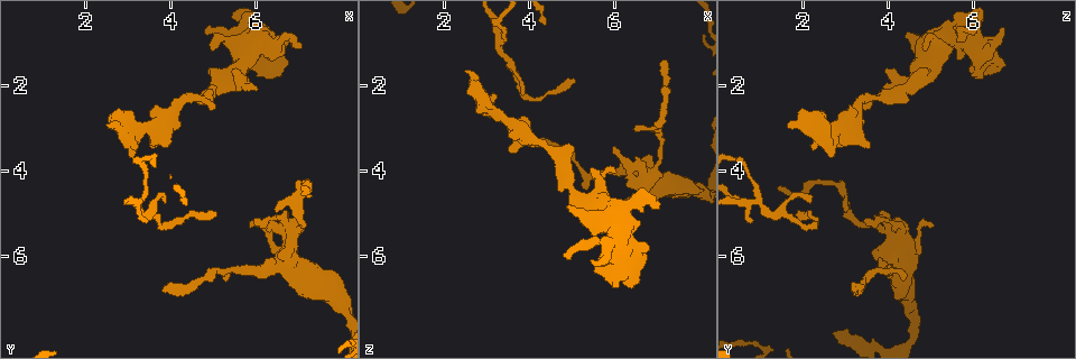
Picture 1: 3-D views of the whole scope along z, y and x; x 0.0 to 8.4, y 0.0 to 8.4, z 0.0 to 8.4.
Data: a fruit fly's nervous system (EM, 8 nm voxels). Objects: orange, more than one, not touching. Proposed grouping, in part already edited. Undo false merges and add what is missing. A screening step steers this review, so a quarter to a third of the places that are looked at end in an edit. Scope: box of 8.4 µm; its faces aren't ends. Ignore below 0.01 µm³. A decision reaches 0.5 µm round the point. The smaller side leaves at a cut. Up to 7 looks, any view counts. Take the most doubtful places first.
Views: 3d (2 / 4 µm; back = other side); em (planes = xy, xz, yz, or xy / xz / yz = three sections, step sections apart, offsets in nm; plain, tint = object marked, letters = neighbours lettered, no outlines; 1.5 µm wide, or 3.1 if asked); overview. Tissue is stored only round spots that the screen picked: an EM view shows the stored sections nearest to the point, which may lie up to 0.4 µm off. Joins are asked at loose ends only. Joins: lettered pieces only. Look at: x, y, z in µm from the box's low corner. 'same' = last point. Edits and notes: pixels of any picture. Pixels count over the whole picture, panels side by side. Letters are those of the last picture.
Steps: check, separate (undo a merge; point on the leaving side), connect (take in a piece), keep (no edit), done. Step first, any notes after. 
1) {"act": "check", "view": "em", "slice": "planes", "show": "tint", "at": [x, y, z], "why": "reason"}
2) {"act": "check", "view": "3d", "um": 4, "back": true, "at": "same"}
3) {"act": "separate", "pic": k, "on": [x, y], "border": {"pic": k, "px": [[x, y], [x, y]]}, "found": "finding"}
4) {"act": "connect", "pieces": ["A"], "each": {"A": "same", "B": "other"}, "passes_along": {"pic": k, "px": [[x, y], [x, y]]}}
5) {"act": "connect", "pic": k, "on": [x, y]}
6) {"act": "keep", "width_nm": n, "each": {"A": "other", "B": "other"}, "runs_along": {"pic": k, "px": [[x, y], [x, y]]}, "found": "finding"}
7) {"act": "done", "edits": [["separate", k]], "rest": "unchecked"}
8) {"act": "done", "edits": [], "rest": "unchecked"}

{"act": "check", "view": "3d", "um": 4, "at": [6.95, 5.30, 3.90], "why": "thick turns thin"}

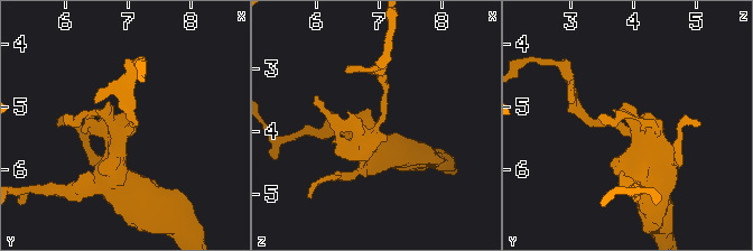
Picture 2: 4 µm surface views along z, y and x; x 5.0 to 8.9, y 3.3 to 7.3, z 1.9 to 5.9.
{"act": "check", "view": "em", "slice": "yz", "step": 4, "show": "tint", "at": [7.00, 5.35, 3.90], "why": "need the tissue"}

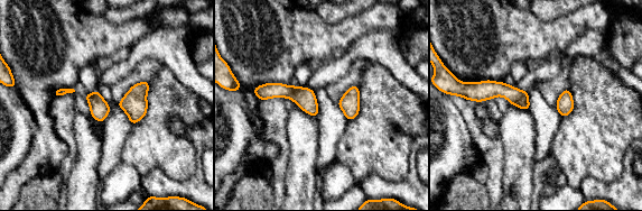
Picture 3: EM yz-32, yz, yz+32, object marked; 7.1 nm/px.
{"act": "check", "view": "em", "slice": "planes", "show": "letters", "at": "same"}

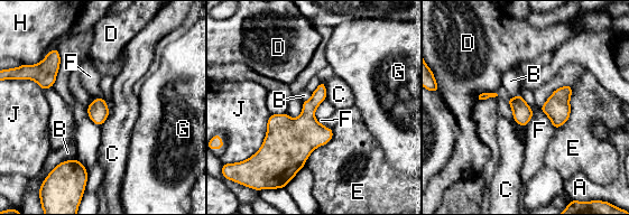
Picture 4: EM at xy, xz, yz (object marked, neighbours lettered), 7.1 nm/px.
{"act": "keep", "each": {"A": "other", "B": "other", "C": "other", "D": "other", "E": "other", "F": "other", "G": "other", "H": "other", "J": "other"}, "found": "continuous, no second neuron"}

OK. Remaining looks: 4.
{"act": "check", "view": "3d", "um": 4, "at": [3.80, 6.80, 3.20], "why": "tapers out"}

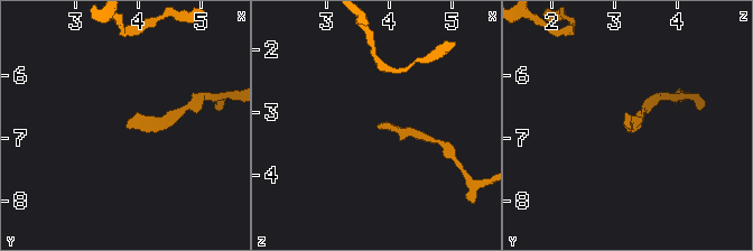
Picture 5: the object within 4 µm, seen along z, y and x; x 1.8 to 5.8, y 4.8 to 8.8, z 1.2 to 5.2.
{"act": "check", "view": "em", "slice": "xz", "step": 8, "show": "tint", "at": [3.80, 6.80, 3.20], "why": "now the EM"}

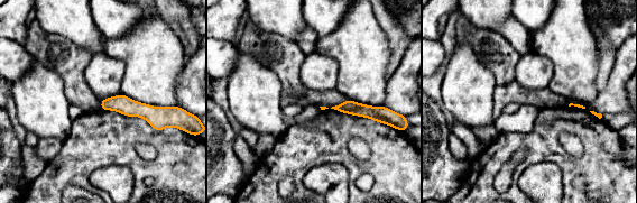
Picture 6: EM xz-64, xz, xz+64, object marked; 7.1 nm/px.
{"act": "check", "view": "em", "slice": "planes", "show": "letters", "at": "same"}

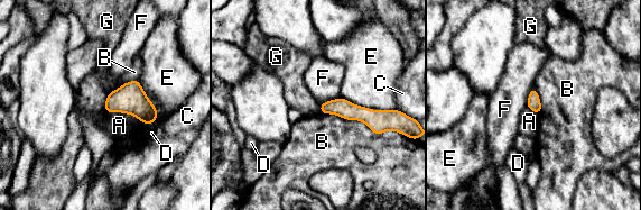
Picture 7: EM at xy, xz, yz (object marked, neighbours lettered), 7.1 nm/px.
{"act": "keep", "width_nm": 100, "each": {"A": "other", "B": "other", "C": "other", "D": "other", "E": "other", "F": "other", "G": "other"}, "border": {"pic": 7, "px": [[108, 93], [103, 109]]}, "found": "none of them fits"}

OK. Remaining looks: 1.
{"act": "check", "view": "em", "slice": "planes", "show": "letters", "at": [3.25, 4.80, 0.95], "why": "arms part here"}

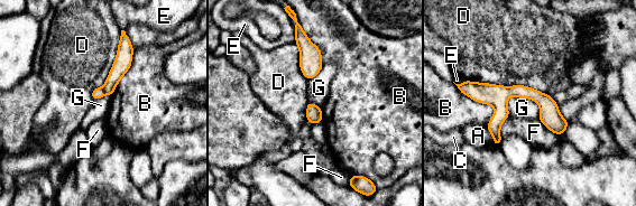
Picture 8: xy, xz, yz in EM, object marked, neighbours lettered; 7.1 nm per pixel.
{"act": "separate", "pic": 8, "on": [122, 62], "each": {"A": "other", "B": "other", "C": "other", "D": "other", "E": "other", "F": "other", "G": "other"}, "part_leaving": {"pic": 8, "px": [[123, 38], [123, 61], [108, 92]]}, "found": "a second neuron is stuck on"}

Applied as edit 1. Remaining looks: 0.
{"act": "done", "edits": [["separate", 8]], "rest": "unchecked"}

